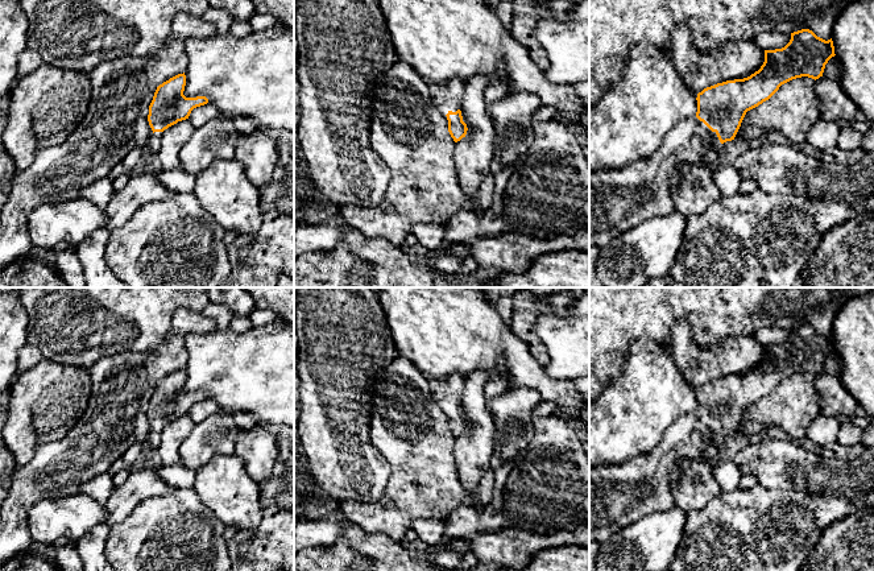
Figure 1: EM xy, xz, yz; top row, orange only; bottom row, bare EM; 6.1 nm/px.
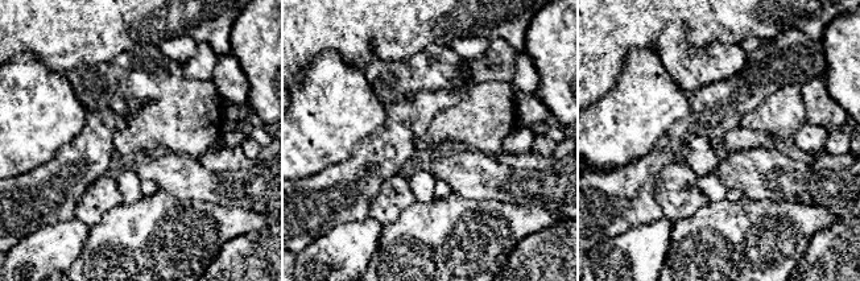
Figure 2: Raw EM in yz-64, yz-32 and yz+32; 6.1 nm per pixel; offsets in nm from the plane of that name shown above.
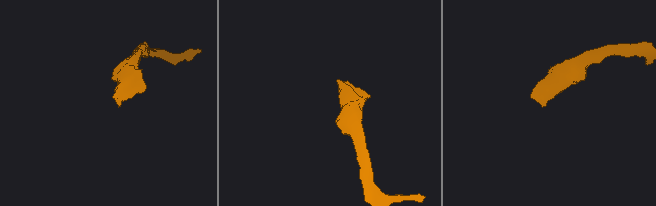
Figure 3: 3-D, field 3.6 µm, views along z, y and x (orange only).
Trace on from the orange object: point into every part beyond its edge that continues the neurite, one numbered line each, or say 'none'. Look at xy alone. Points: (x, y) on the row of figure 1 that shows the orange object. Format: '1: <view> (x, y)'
1: xy (153, 144)

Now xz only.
1: xz (446, 96)

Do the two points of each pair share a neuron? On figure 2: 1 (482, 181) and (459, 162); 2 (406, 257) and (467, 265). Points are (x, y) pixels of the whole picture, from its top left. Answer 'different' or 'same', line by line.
1: same
2: same

